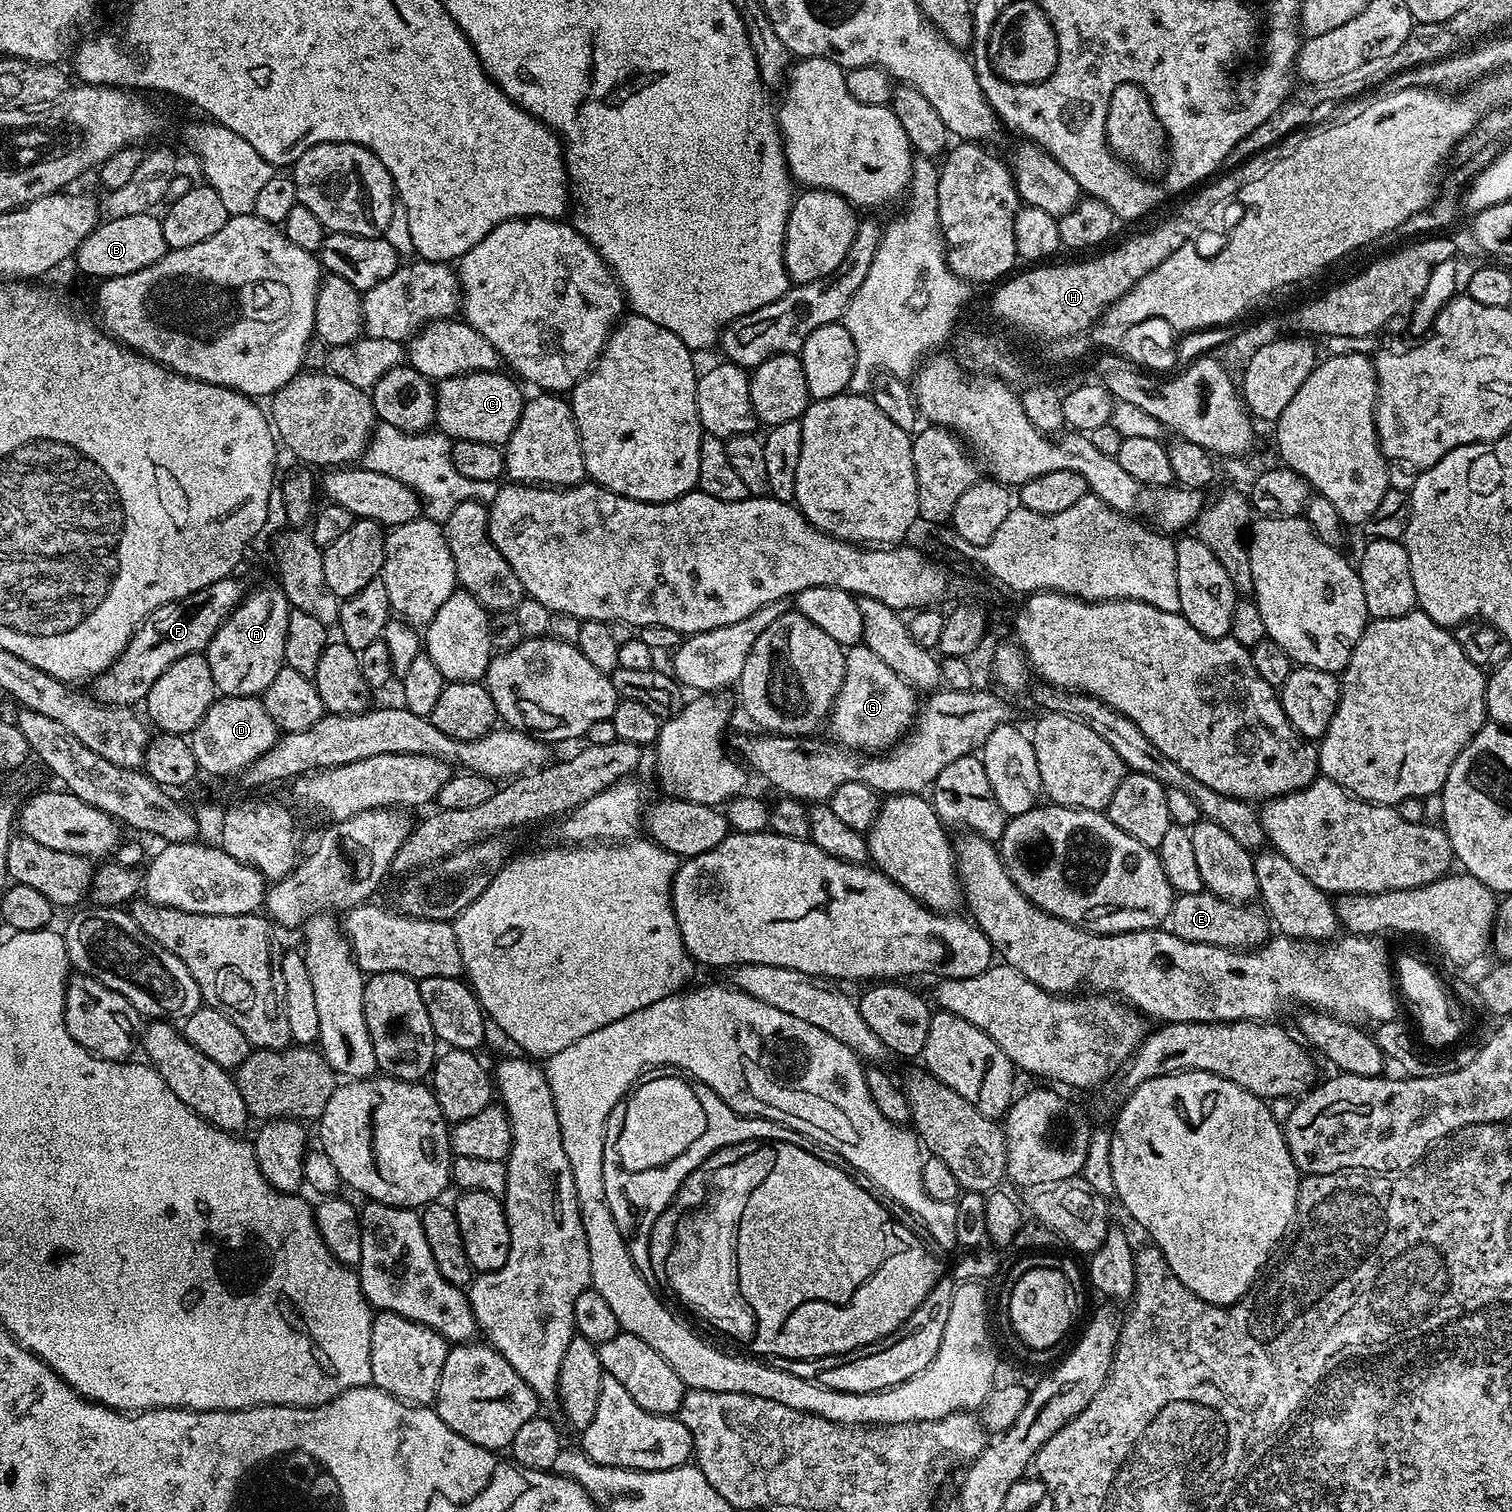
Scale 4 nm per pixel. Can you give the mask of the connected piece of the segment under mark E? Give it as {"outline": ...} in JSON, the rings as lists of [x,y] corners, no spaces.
{"outline":[[[1207,890],[1177,895],[1172,902],[1172,909],[1166,921],[1167,931],[1174,933],[1186,942],[1209,944],[1219,948],[1238,948],[1251,950],[1260,947],[1269,939],[1270,920],[1259,907],[1249,906],[1244,902],[1223,900]]]}

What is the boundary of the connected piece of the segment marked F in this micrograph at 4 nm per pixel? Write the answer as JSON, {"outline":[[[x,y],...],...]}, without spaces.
{"outline":[[[235,575],[227,576],[225,580],[214,582],[181,600],[166,602],[166,606],[158,606],[158,610],[151,612],[140,623],[120,657],[103,674],[95,677],[94,699],[97,703],[127,708],[136,706],[139,700],[140,703],[147,701],[150,686],[162,678],[162,670],[166,670],[166,666],[195,652],[203,653],[246,595],[246,588],[236,579]]]}

